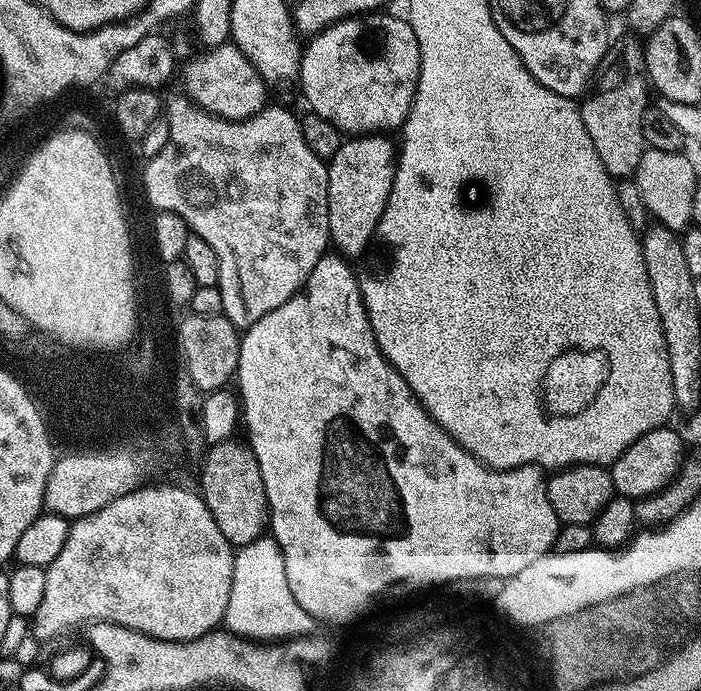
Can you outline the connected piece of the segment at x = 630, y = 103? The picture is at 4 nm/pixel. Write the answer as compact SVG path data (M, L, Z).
M627 39L617 48L616 45L609 47L590 91L579 105L586 134L590 134L590 142L594 142L598 158L602 158L602 166L606 166L610 175L620 182L635 177L638 162L642 162L646 147L642 138L642 114L650 106L650 82L644 66L644 49L635 39Z

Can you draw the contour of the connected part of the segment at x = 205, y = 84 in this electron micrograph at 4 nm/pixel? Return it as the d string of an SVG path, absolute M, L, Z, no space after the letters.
M229 42L207 51L201 60L192 60L188 64L187 95L200 108L220 116L223 120L248 120L257 116L269 103L269 85L258 74L258 70Z

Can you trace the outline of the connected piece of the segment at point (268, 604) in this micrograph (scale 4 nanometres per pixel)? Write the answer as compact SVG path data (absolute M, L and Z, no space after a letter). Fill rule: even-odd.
M271 535L259 536L254 542L239 545L235 549L230 602L226 602L223 627L233 636L241 636L251 642L287 642L317 631L317 621L310 614L306 614L302 606L298 606L298 598L294 598L294 593L290 590L290 582L286 582L286 562L282 558L278 542Z

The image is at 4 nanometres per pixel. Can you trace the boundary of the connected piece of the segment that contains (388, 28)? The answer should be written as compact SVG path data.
M361 14L359 16L349 16L346 20L340 20L337 24L330 25L318 35L311 37L303 45L302 55L300 57L300 75L298 77L298 85L300 84L300 92L304 95L304 100L309 104L311 115L326 118L326 122L330 122L341 134L384 134L389 130L387 128L403 129L406 118L412 109L414 102L414 94L418 86L418 78L420 77L420 47L418 46L418 38L414 34L414 30L408 24L407 19L396 16L380 16L384 14Z

